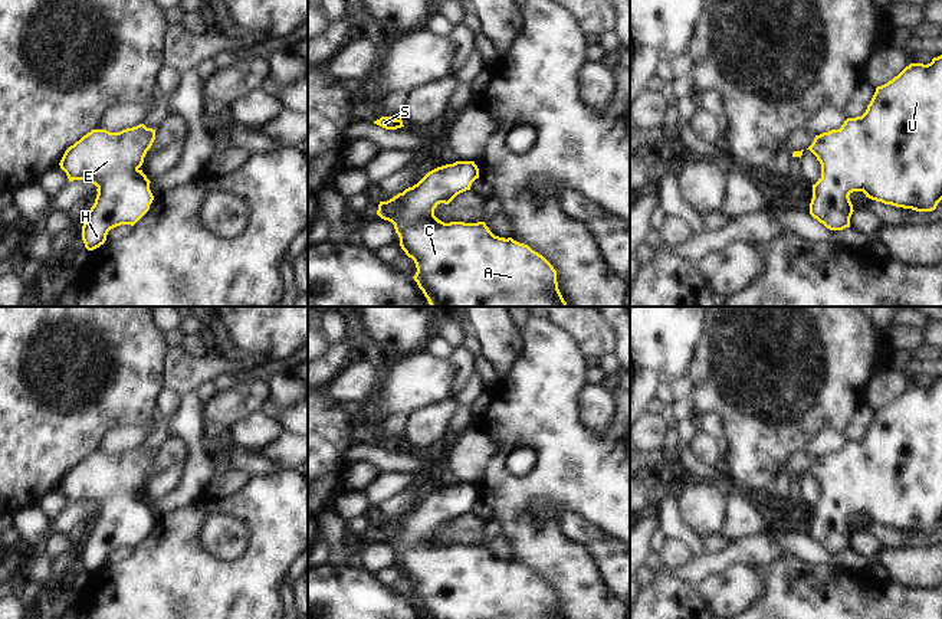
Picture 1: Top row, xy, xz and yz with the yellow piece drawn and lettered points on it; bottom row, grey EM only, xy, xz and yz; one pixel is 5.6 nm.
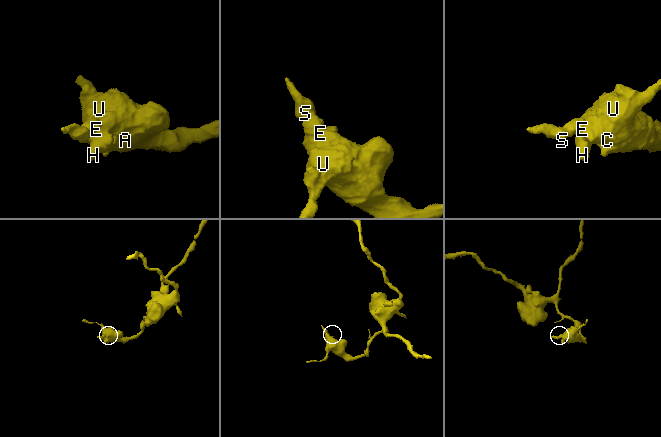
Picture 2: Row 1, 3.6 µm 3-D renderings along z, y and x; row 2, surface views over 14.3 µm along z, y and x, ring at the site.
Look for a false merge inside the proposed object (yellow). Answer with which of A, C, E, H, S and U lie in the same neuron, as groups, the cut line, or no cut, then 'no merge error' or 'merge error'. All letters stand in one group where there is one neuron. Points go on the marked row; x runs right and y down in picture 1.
groups A C E H S U; cut none; no merge error

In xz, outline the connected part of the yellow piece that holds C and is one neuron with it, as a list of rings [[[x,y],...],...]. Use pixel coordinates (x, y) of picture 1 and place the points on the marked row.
[[[456,161],[429,171],[413,187],[378,204],[377,214],[394,225],[401,249],[414,261],[417,272],[413,278],[430,307],[568,307],[558,289],[557,271],[528,245],[495,236],[485,222],[444,223],[434,216],[440,203],[449,204],[457,194],[470,190],[476,179],[479,168],[475,161]]]

